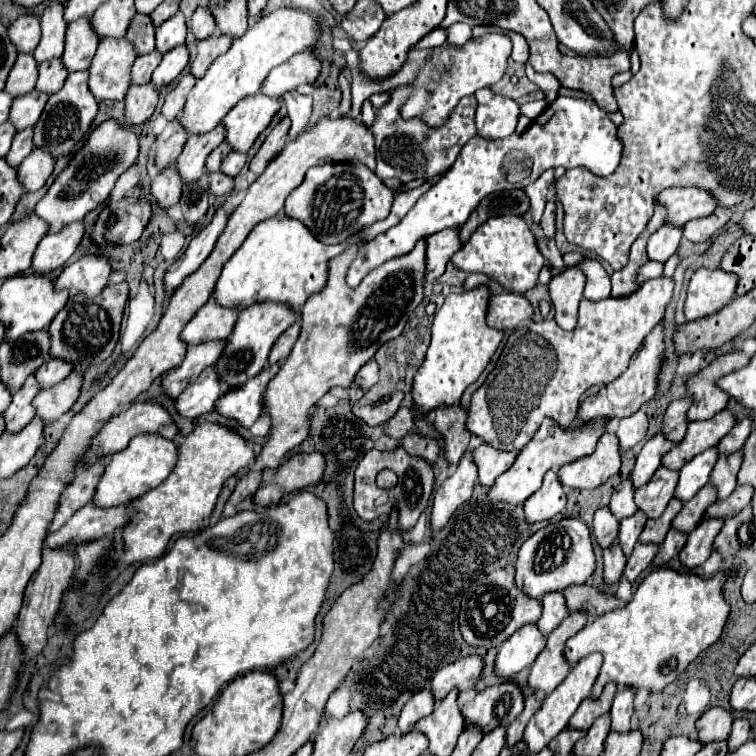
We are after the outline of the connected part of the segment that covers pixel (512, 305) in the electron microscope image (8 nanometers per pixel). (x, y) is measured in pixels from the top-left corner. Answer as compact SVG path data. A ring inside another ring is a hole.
M492 292L486 310L486 324L504 332L512 332L524 320L532 318L532 304L514 292Z

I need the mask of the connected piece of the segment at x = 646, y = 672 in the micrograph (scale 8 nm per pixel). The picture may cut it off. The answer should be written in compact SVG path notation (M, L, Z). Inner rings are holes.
M672 568L650 572L624 608L596 616L566 642L566 660L576 664L592 652L600 650L604 654L592 698L598 698L604 684L614 680L618 686L632 684L660 692L676 680L700 652L720 638L730 614L730 606L722 596L722 588L730 576L738 576L738 570L718 572L714 578L700 578L694 572L676 572Z

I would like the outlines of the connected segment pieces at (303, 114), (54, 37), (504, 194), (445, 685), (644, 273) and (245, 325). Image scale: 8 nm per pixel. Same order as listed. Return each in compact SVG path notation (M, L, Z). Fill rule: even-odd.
M298 90L294 92L286 92L280 96L288 108L288 116L292 120L292 128L290 128L290 136L298 136L304 126L310 120L310 112L312 112L312 96L300 94Z
M50 2L40 22L42 22L42 38L38 48L34 50L34 58L38 64L50 58L60 58L64 52L64 34L68 26L64 20L64 4Z
M502 190L490 194L478 204L478 208L466 220L466 224L460 226L460 242L464 244L466 238L470 238L470 234L488 218L504 216L504 214L522 216L524 212L528 212L528 208L530 208L530 200L524 194L524 190Z
M480 654L464 656L452 664L442 666L432 678L432 692L436 700L442 700L450 688L474 688L480 680L484 660Z
M648 262L648 264L640 266L640 270L638 270L638 284L644 284L650 278L658 278L662 274L662 268L664 268L664 264L660 264L660 262Z
M254 304L254 308L246 308L246 312L238 314L238 320L226 340L226 350L216 360L214 370L224 388L240 388L246 380L254 378L258 372L264 370L268 362L268 354L276 338L296 320L286 312L286 306L280 304Z

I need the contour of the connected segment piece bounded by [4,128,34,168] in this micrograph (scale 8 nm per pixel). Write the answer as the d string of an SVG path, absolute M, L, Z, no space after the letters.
M24 128L24 130L16 132L16 136L14 136L14 140L12 140L12 148L10 148L10 152L6 154L6 158L4 158L10 166L18 168L18 164L34 150L32 134L34 134L32 128Z

